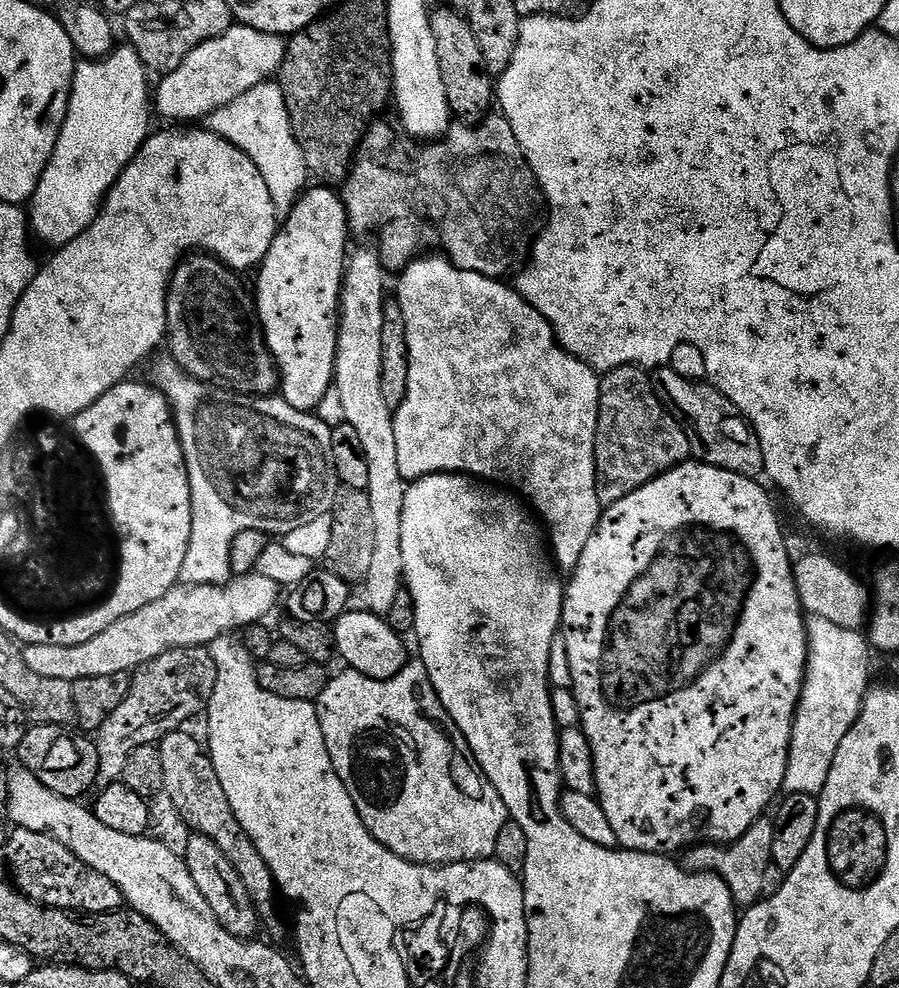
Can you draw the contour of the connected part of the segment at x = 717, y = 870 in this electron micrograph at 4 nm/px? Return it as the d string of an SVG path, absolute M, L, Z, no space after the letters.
M761 818L742 834L733 844L717 846L711 842L701 842L689 847L683 853L682 866L687 872L706 872L720 877L737 905L751 906L765 895L764 879L772 864L772 843L774 842L774 823Z

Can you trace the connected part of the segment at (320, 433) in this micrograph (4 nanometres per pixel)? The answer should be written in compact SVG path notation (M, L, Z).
M168 358L153 370L150 380L168 400L188 471L192 529L186 562L182 562L180 575L185 585L226 584L233 579L230 542L234 542L242 530L283 534L331 513L332 501L338 492L328 458L332 433L329 425L324 425L316 414L294 410L283 398L256 398L251 402L240 402L244 404L235 404L232 398L215 400L213 389L207 383L197 380L195 376L187 376Z

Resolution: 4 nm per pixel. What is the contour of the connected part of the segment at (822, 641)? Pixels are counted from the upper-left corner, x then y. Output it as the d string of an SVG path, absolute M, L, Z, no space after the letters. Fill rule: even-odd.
M811 617L806 629L808 665L804 668L804 689L800 692L796 721L792 724L792 741L788 747L783 791L816 796L824 789L834 754L838 754L838 746L842 746L842 738L850 734L864 708L864 695L870 687L870 645L859 631L843 629L825 618Z

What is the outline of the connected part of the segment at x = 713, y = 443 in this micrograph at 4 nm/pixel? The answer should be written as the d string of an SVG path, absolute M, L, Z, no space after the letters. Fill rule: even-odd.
M667 366L655 369L650 379L658 402L682 426L697 461L753 478L764 472L764 455L751 424L711 382L687 380Z

